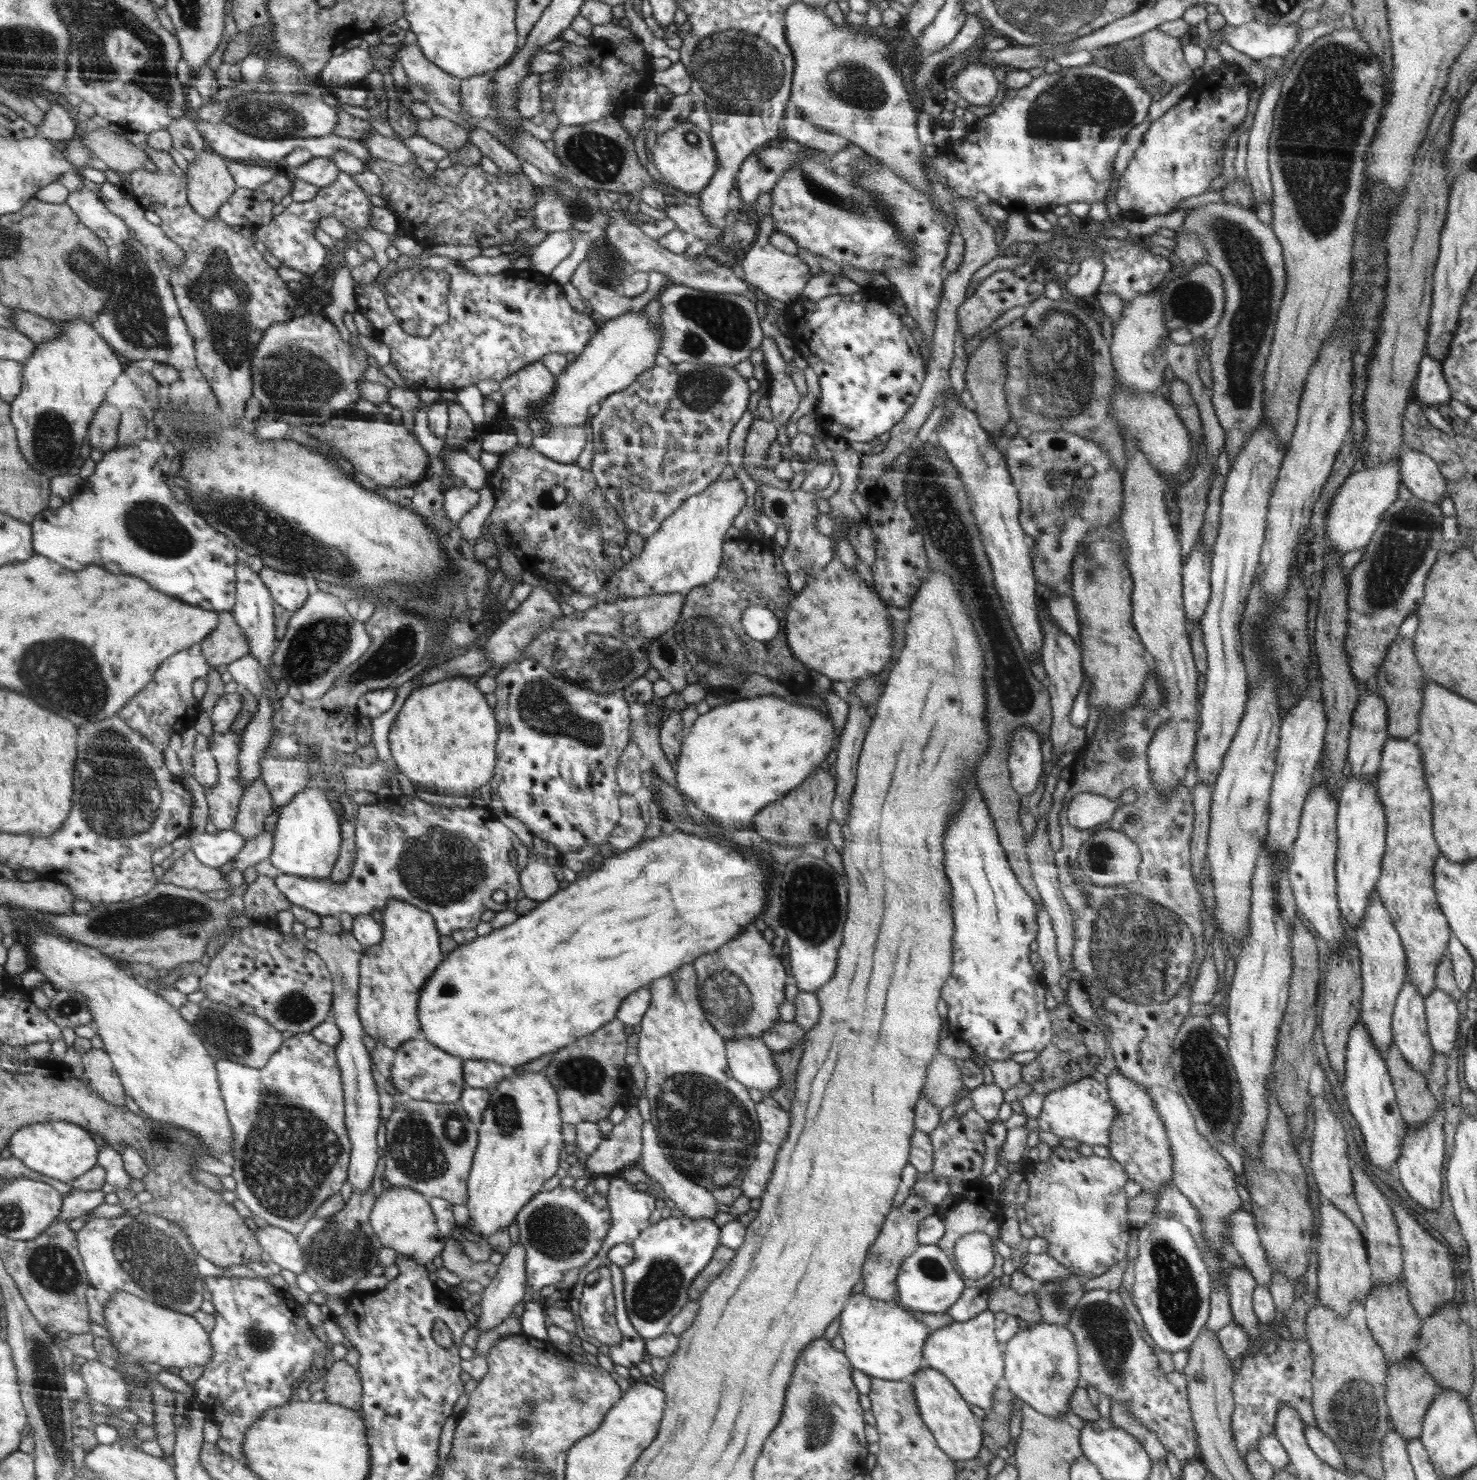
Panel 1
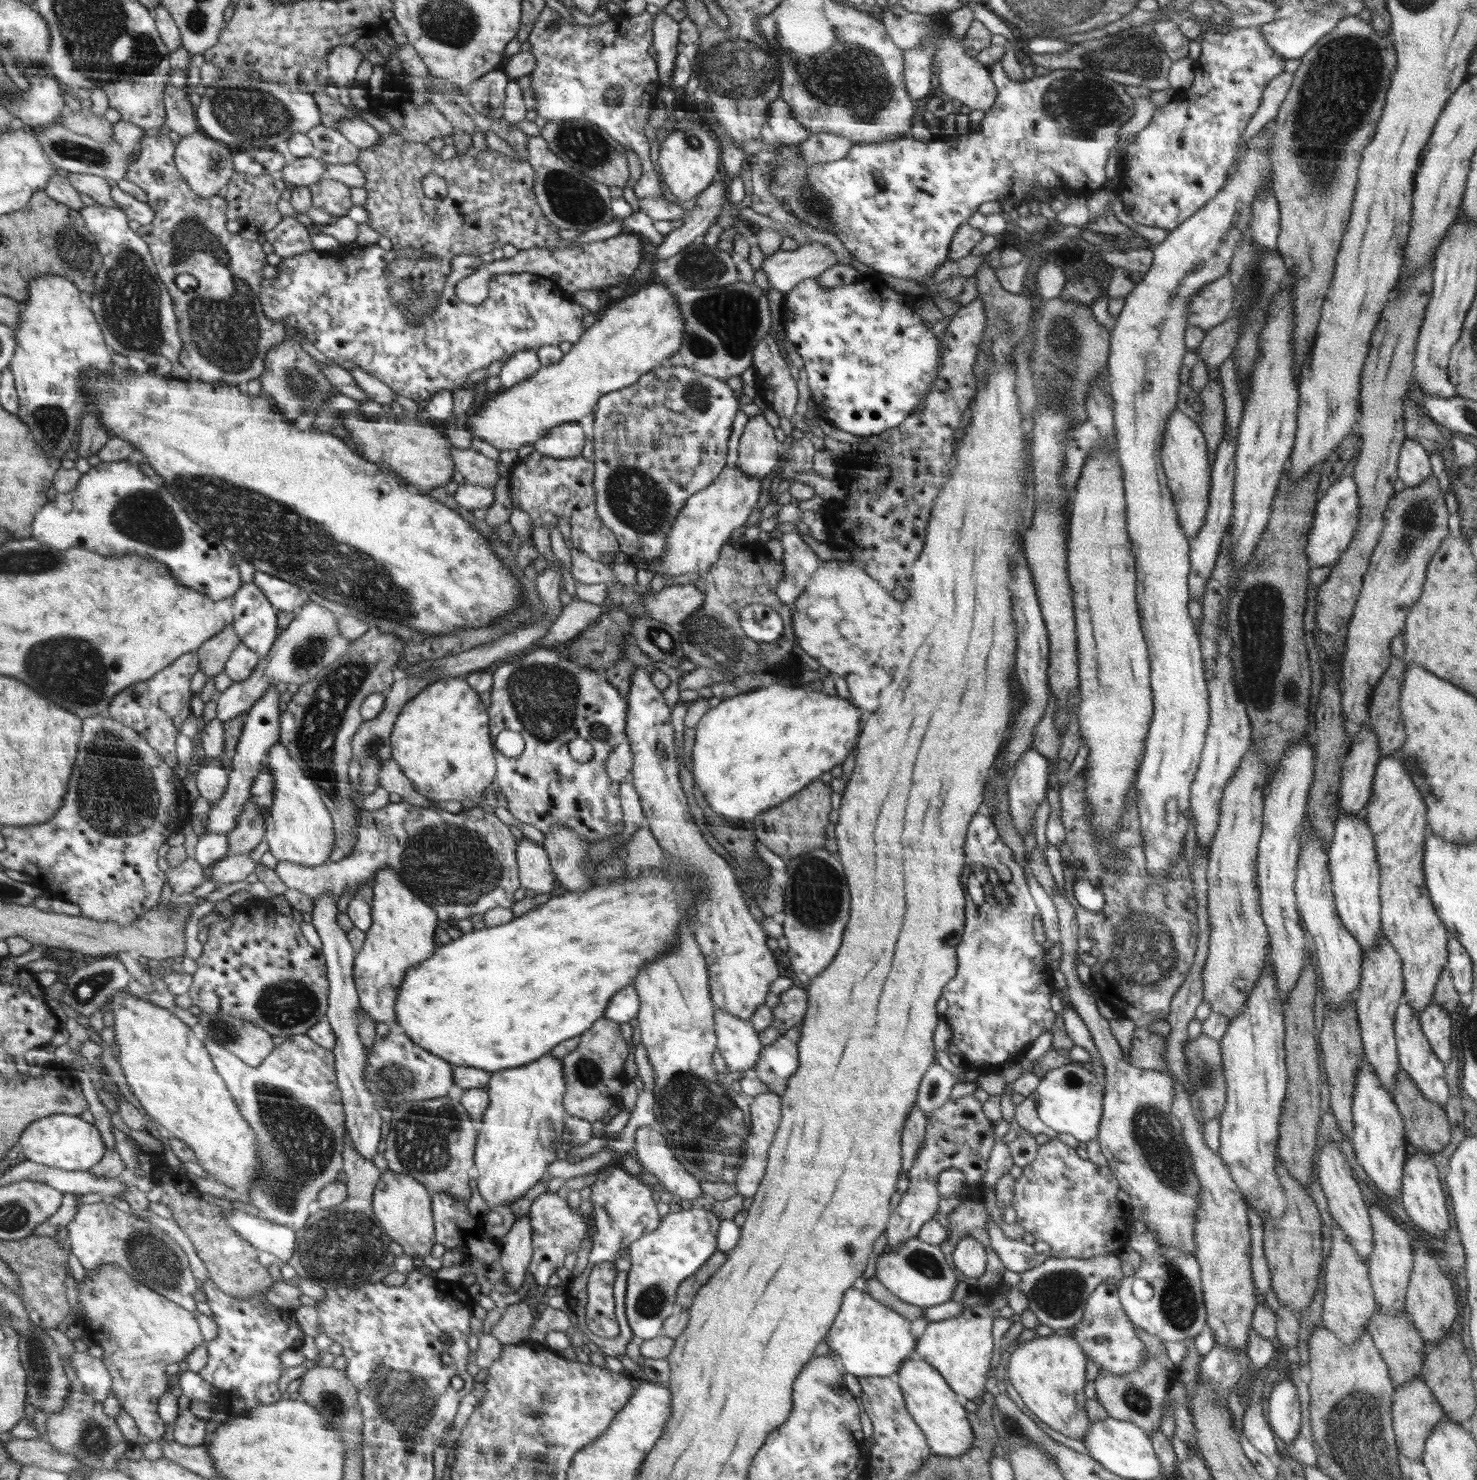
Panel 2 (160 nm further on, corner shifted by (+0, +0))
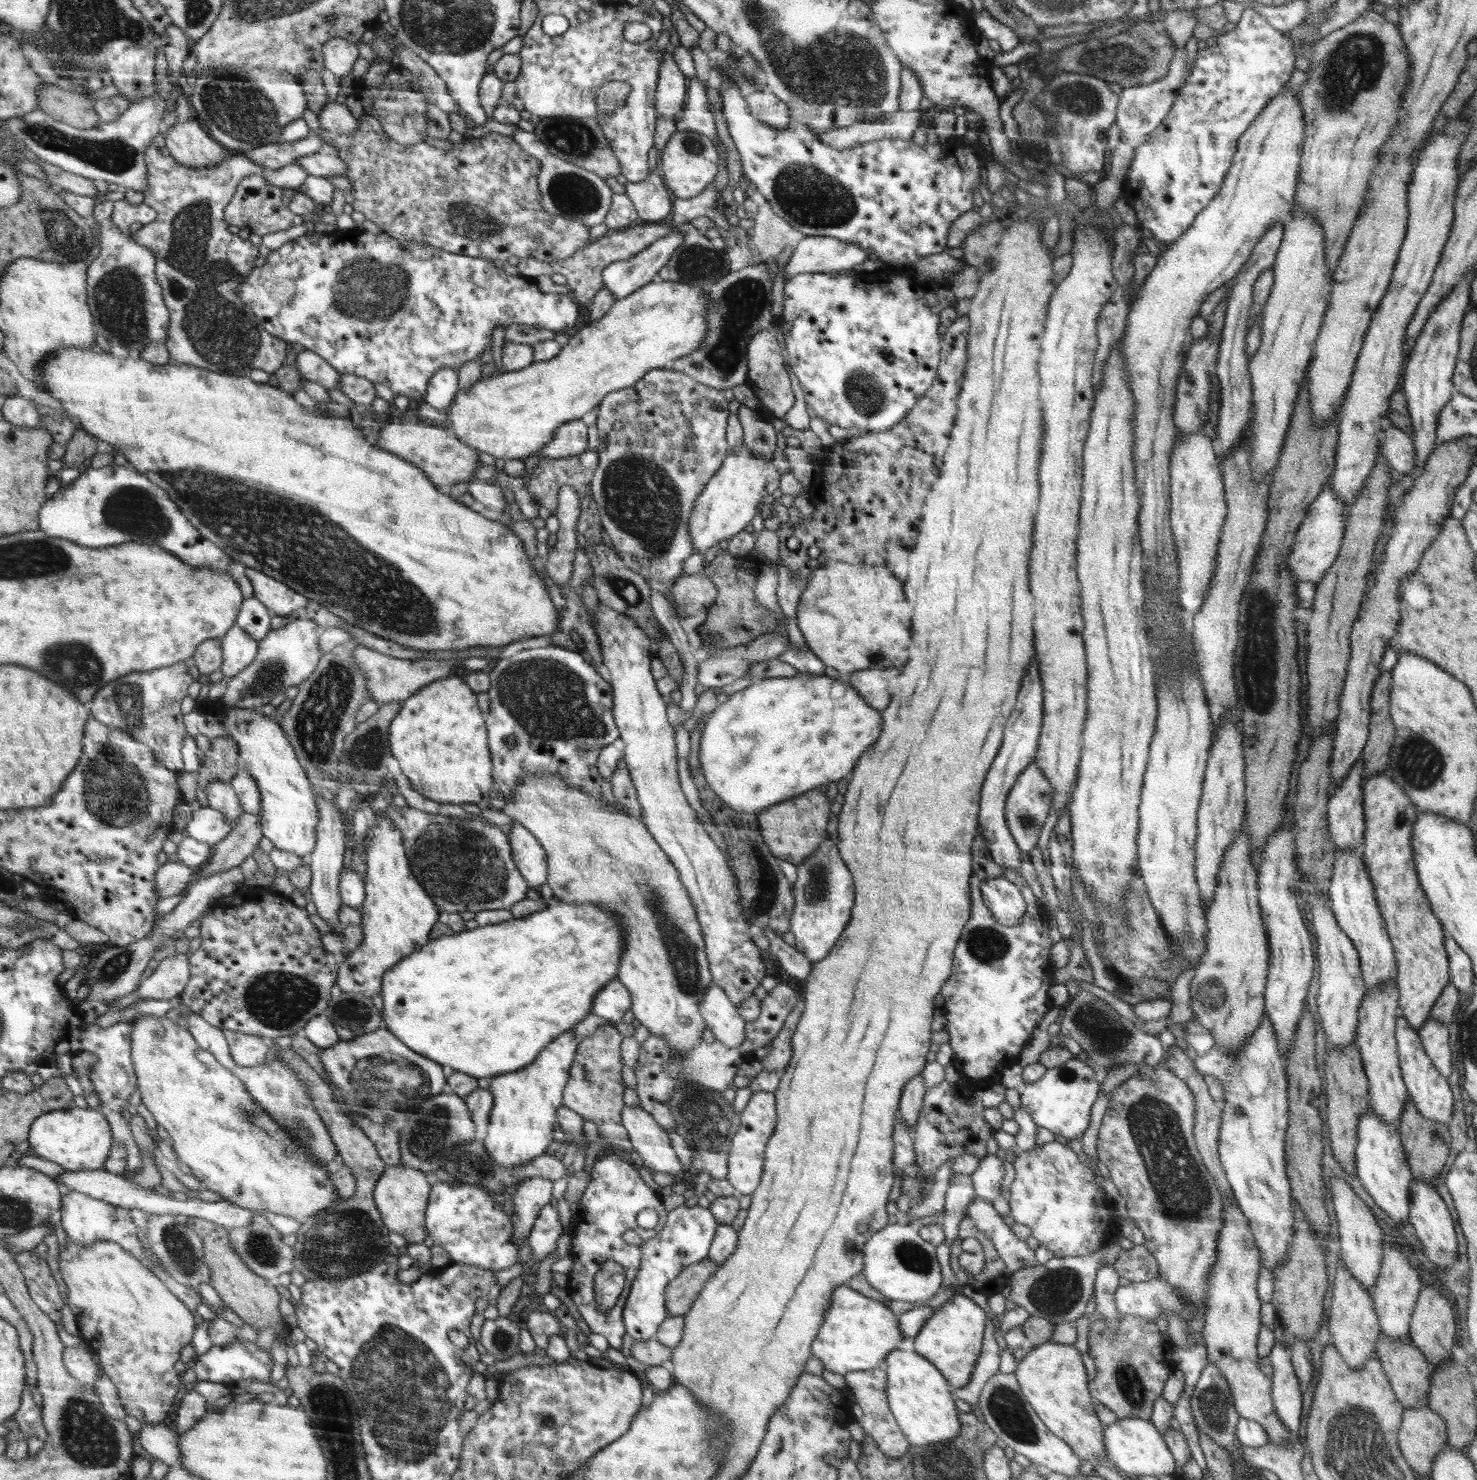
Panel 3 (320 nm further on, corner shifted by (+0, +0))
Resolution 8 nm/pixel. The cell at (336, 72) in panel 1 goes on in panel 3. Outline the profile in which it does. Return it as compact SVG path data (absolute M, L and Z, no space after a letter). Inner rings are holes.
M343 38L327 40L322 51L326 67L338 77L348 74L352 70L352 64L358 60L358 48Z

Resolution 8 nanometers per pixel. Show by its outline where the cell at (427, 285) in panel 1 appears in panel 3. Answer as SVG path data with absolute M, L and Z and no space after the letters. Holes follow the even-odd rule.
M363 114L357 129L340 140L336 155L348 167L345 177L352 188L345 192L346 203L403 247L418 242L489 261L507 261L510 256L517 256L556 262L574 256L590 244L588 226L564 216L550 216L544 209L543 196L539 196L540 160L524 152L511 136L490 132L477 139L465 140L464 144L453 144L452 149L445 152L425 141L400 144L388 137L378 119Z

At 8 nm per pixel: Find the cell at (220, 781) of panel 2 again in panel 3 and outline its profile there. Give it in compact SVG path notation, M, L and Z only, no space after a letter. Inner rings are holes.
M212 781L205 788L209 806L214 810L221 812L227 818L228 824L234 827L237 824L239 816L243 813L237 794L230 787L230 783Z

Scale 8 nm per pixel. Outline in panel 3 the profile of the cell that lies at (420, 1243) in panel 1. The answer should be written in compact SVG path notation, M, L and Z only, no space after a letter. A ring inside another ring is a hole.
M400 1165L386 1167L375 1185L375 1204L383 1223L390 1231L401 1234L408 1243L422 1243L427 1236L426 1212L430 1202L430 1184L424 1172Z

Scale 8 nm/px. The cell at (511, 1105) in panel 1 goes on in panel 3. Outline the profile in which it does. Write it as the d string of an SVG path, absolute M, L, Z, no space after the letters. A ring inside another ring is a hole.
M564 1031L560 1040L553 1040L544 1052L540 1051L540 1060L536 1060L536 1064L530 1063L519 1071L492 1078L489 1090L495 1104L482 1142L485 1152L496 1164L507 1169L524 1167L546 1155L550 1142L554 1142L556 1112L563 1105L563 1090L578 1045L575 1032Z

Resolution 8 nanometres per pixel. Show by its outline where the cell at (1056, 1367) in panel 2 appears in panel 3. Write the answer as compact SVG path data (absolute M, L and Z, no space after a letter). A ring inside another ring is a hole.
M1052 1340L1029 1349L1019 1359L1014 1374L1022 1388L1022 1394L1047 1429L1062 1439L1081 1462L1103 1458L1104 1426L1096 1416L1097 1401L1092 1399L1088 1377L1081 1353L1072 1344L1060 1344Z

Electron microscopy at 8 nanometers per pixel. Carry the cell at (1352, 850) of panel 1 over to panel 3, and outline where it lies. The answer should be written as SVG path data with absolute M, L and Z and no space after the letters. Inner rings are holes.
M1340 849L1332 858L1335 863L1328 896L1330 907L1340 928L1348 935L1358 951L1362 978L1368 991L1397 978L1395 952L1384 919L1380 915L1374 887L1362 859L1361 850Z

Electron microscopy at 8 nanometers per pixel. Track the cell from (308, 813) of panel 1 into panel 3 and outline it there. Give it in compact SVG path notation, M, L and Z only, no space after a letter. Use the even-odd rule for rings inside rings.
M209 699L202 708L193 704L189 707L186 723L192 739L202 734L212 740L229 736L236 741L241 768L254 778L261 794L263 836L272 841L273 848L301 857L309 856L318 842L318 800L310 778L299 763L287 735L282 734L281 726L266 716L256 714L256 710L228 708L222 706L220 700L211 702Z

